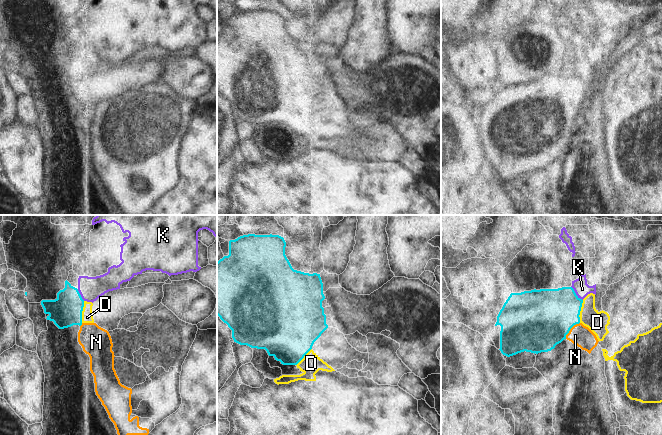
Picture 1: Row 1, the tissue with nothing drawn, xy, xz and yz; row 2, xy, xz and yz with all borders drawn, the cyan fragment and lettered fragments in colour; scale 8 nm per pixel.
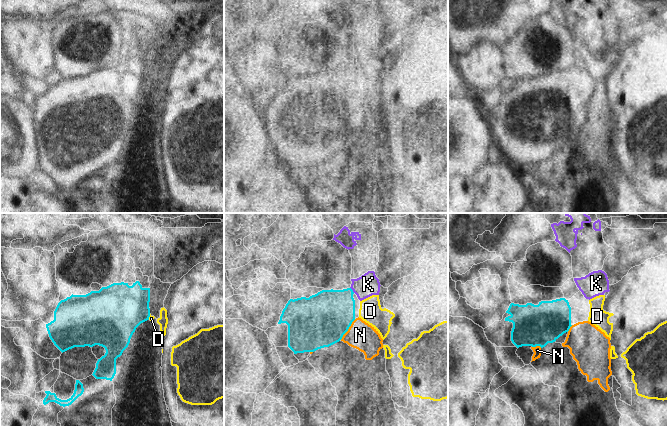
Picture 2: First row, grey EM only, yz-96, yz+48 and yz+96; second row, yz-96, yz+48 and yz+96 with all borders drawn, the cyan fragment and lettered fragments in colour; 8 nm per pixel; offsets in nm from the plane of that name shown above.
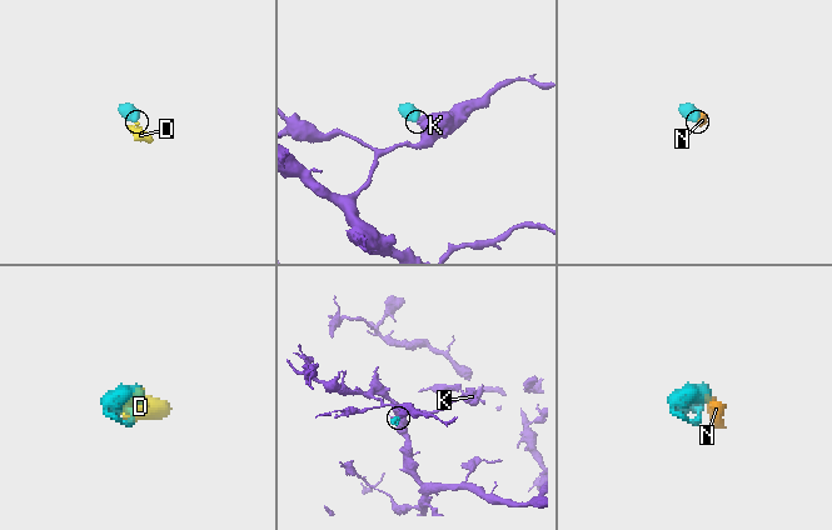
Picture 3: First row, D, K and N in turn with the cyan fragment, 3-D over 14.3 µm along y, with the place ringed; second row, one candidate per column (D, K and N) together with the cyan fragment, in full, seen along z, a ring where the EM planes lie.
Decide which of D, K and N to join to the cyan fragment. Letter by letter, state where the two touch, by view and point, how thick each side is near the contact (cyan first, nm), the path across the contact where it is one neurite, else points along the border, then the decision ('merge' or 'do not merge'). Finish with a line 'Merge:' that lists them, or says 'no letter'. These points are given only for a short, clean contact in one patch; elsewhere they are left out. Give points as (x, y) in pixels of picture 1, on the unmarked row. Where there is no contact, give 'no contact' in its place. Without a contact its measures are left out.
D: yz (580, 86) | 400/170 nm | along yz (583, 76), (579, 98) | do not merge
K: yz (575, 69) | 400/120 nm | along yz (571, 62), (582, 76) | do not merge
N: yz (570, 104) | 480/170 nm | do not merge
Merge: no letter

